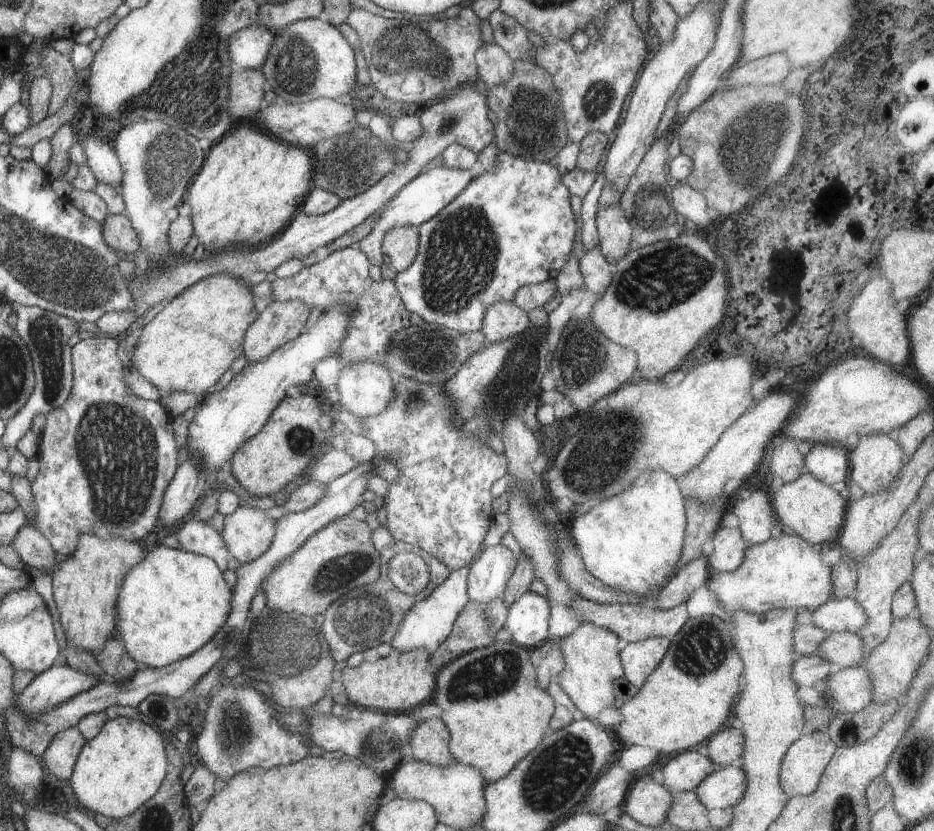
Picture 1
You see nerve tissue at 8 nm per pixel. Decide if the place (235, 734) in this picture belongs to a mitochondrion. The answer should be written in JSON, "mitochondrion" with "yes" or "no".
{"mitochondrion":"yes"}

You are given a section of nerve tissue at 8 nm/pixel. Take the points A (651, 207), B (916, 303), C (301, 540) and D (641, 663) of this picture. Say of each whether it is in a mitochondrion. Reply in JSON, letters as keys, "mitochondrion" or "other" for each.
{"A":"mitochondrion","B":"other","C":"other","D":"other"}

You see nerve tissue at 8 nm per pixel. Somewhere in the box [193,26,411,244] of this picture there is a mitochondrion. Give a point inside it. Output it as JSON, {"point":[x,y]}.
{"point":[344,171]}

